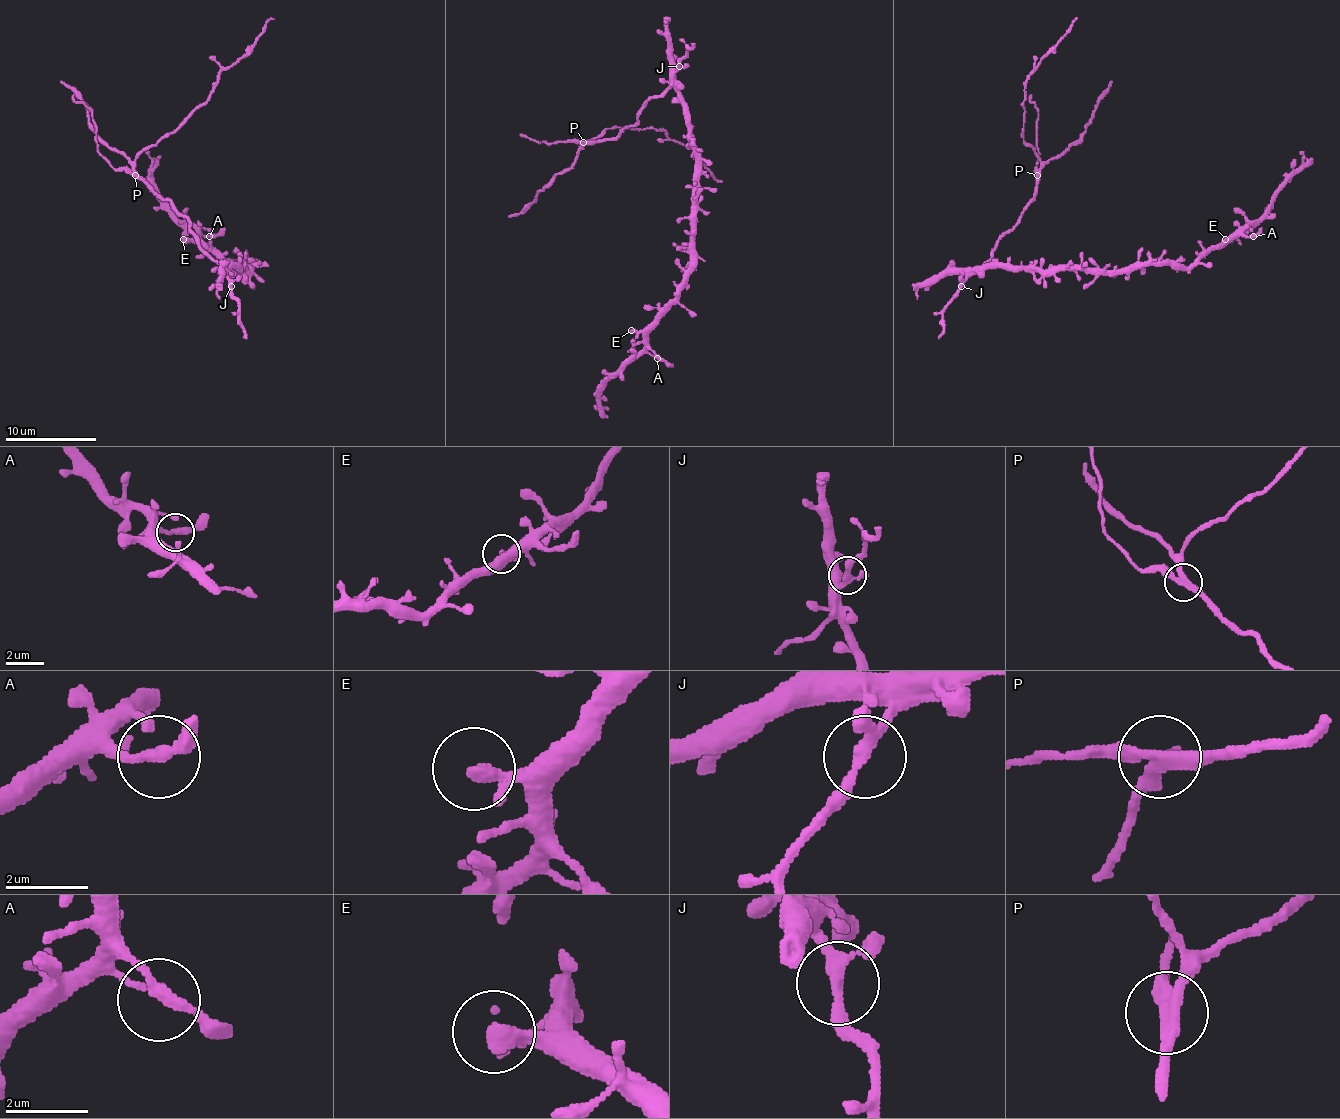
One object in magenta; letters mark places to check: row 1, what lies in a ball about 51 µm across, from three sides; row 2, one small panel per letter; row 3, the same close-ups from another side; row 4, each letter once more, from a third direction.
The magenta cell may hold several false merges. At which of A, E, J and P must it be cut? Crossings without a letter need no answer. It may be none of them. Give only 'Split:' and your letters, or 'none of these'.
Split: P

